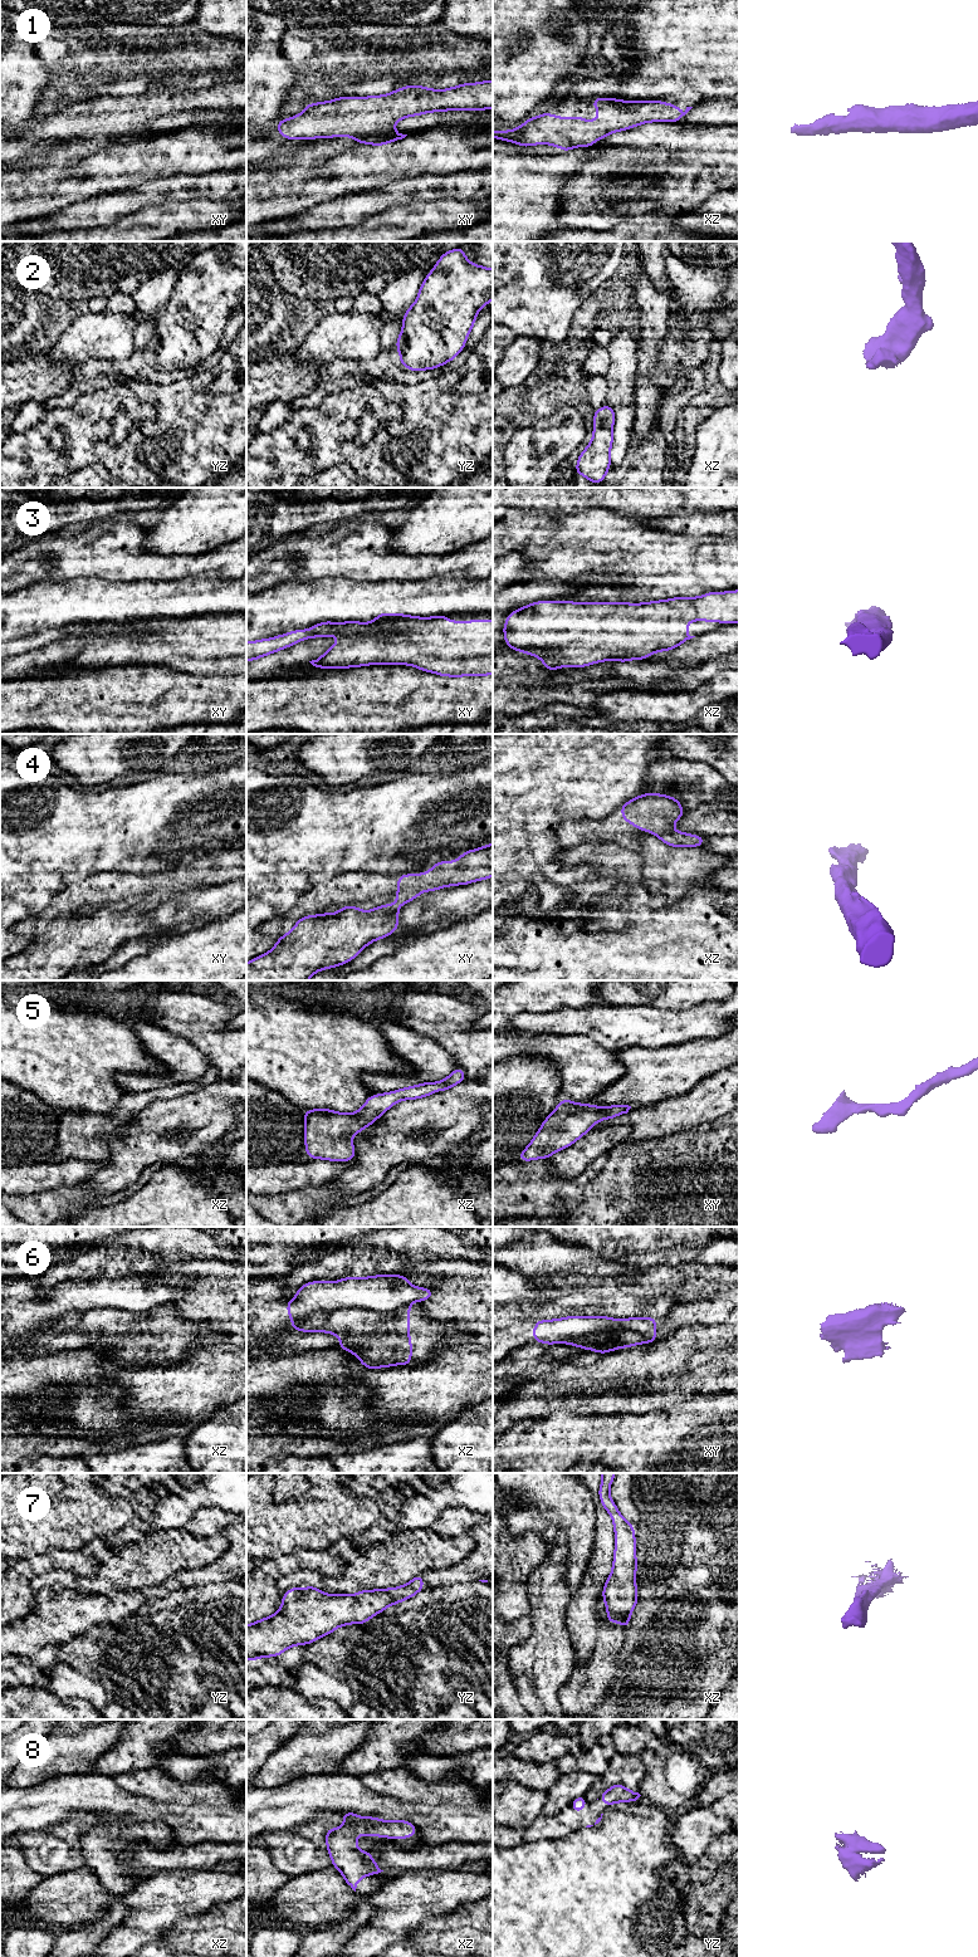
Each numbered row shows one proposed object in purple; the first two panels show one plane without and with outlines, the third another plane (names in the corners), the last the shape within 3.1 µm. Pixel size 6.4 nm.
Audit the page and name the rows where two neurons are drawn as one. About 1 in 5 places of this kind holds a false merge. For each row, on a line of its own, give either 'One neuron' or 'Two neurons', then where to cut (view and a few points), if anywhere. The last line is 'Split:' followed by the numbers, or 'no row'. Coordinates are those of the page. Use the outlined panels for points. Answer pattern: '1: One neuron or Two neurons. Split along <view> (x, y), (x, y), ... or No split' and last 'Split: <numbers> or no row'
1: One neuron. No split
2: One neuron. No split
3: One neuron. No split
4: One neuron. No split
5: One neuron. No split
6: Two neurons. Split along xy (561, 1341), (585, 1337), (610, 1329), (634, 1330), (651, 1341)
7: One neuron. No split
8: One neuron. No split
Split: 6

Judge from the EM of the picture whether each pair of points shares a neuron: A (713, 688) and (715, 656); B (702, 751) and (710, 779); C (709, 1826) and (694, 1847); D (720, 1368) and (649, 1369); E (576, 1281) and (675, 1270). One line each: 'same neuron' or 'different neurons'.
A: different neurons
B: different neurons
C: same neuron
D: same neuron
E: same neuron

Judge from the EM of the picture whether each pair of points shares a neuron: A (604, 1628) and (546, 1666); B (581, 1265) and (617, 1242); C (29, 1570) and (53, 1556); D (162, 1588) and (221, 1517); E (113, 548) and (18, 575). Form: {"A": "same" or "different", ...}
{"A": "different", "B": "different", "C": "same", "D": "different", "E": "same"}

